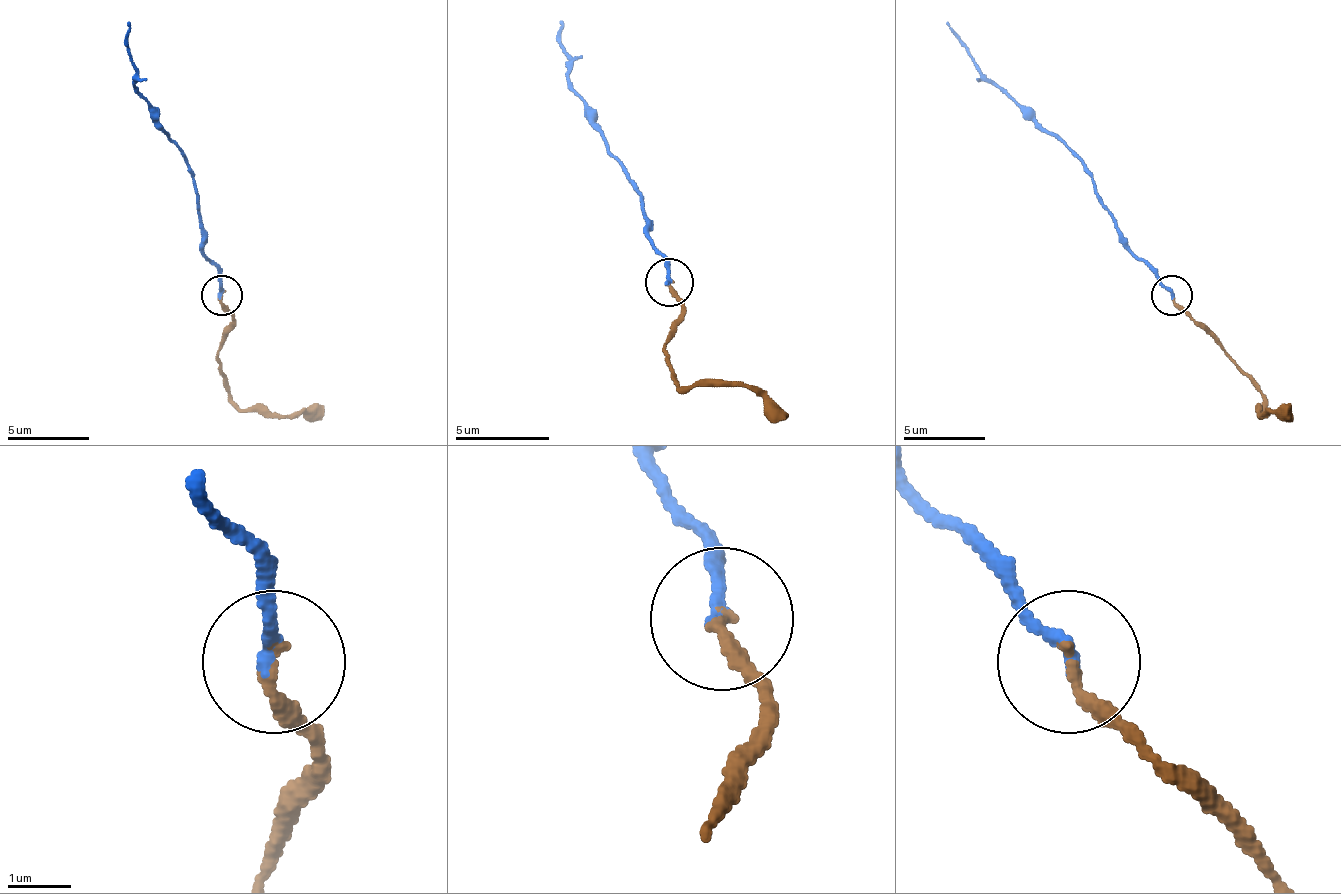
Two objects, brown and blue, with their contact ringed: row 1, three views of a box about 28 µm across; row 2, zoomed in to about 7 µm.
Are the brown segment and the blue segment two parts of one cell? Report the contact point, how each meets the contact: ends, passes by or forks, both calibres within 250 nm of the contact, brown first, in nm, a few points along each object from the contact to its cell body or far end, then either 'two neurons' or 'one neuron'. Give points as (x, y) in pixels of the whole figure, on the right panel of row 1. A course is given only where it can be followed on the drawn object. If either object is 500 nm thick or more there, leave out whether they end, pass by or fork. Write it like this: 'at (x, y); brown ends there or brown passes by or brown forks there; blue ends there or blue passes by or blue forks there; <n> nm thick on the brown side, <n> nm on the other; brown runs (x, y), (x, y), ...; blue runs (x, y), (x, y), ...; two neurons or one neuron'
at (1172, 295); brown ends there; blue ends there; 190 nm thick on the brown side, 220 nm on the other; brown runs (1173, 296), (1262, 398), (1262, 414), (1287, 406); blue runs (1173, 296), (1128, 247), (1087, 169), (993, 84), (948, 23); one neuron

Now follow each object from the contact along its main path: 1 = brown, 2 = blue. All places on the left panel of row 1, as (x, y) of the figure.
1: (222, 296), (231, 333), (218, 374), (231, 398), (243, 410), (296, 414), (325, 406)
2: (222, 296), (222, 272), (202, 247), (194, 169), (133, 84), (129, 23)

